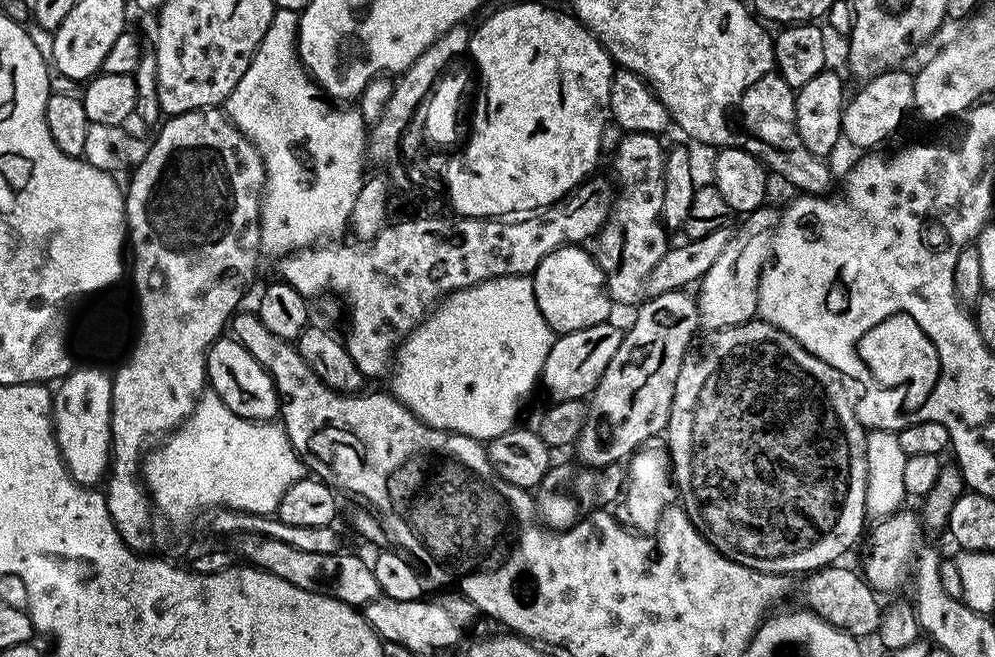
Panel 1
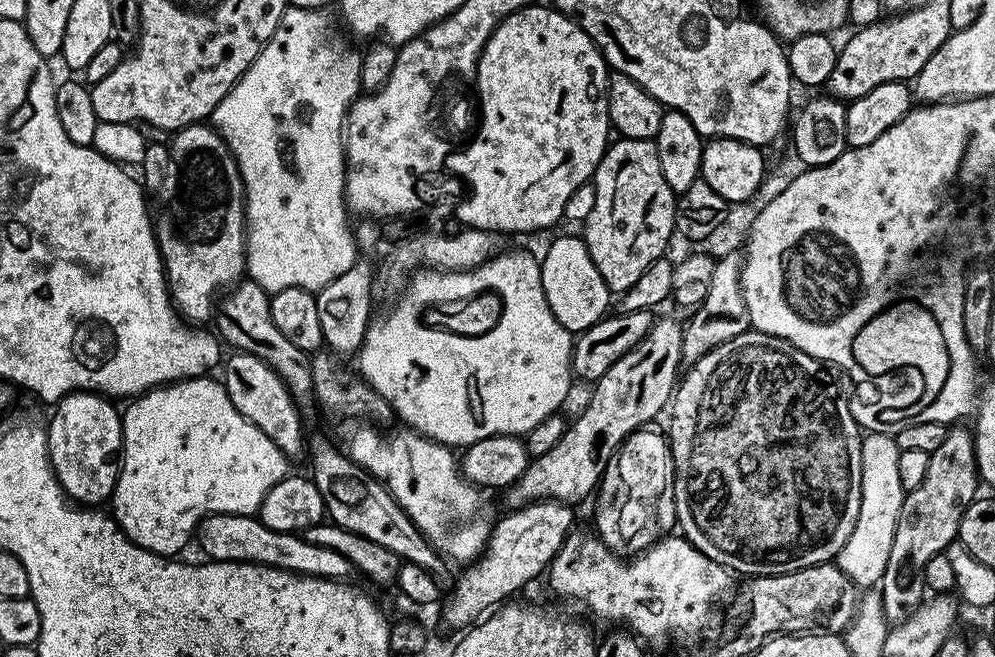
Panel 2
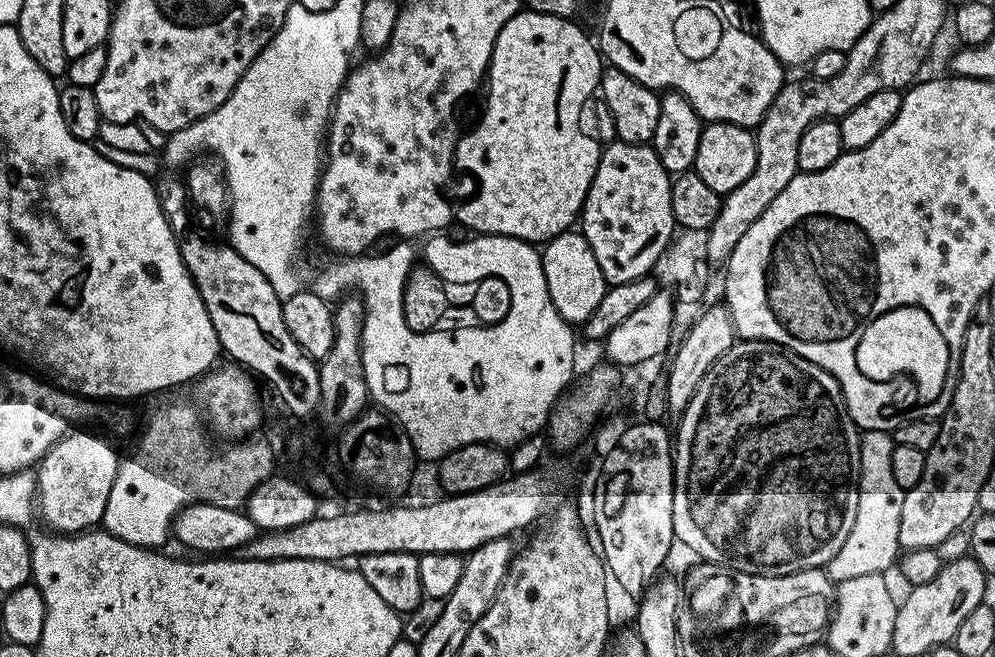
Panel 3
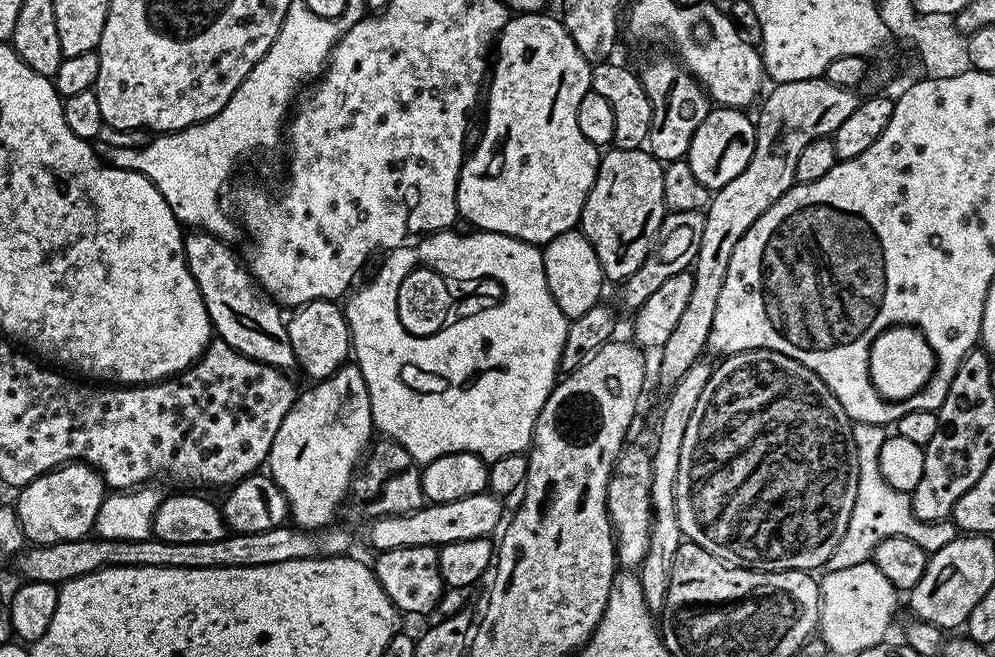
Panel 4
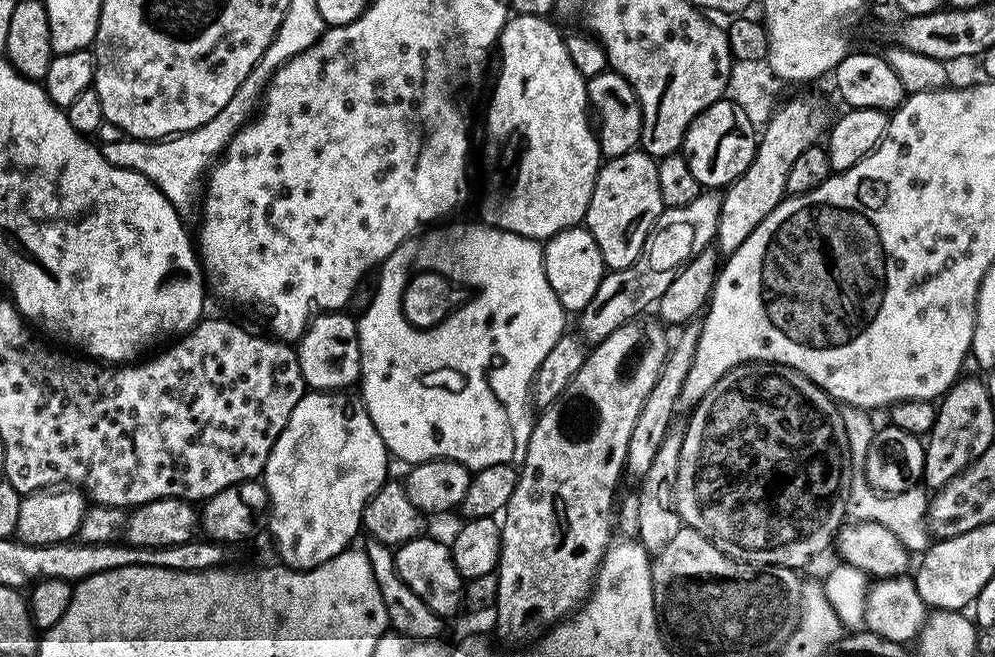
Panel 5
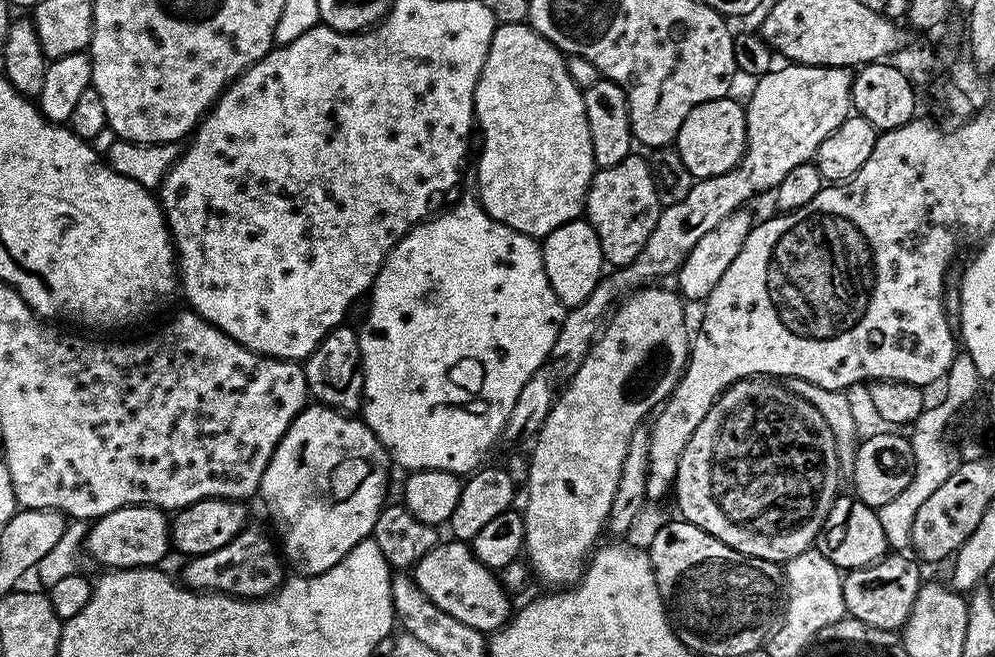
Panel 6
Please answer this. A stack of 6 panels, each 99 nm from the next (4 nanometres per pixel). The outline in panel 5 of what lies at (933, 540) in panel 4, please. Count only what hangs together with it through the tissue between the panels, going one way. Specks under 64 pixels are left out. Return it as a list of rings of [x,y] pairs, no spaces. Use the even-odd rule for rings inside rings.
[[[851,406],[841,407],[840,413],[842,422],[846,426],[846,438],[850,446],[850,462],[852,463],[847,515],[853,521],[878,522],[882,526],[886,526],[886,530],[894,530],[894,534],[902,542],[902,546],[908,548],[909,553],[925,553],[930,545],[928,530],[930,496],[927,489],[917,486],[900,493],[885,494],[879,492],[877,488],[873,488],[872,483],[866,478],[866,450],[870,450],[870,442],[878,431],[877,425],[872,425],[873,413]]]

